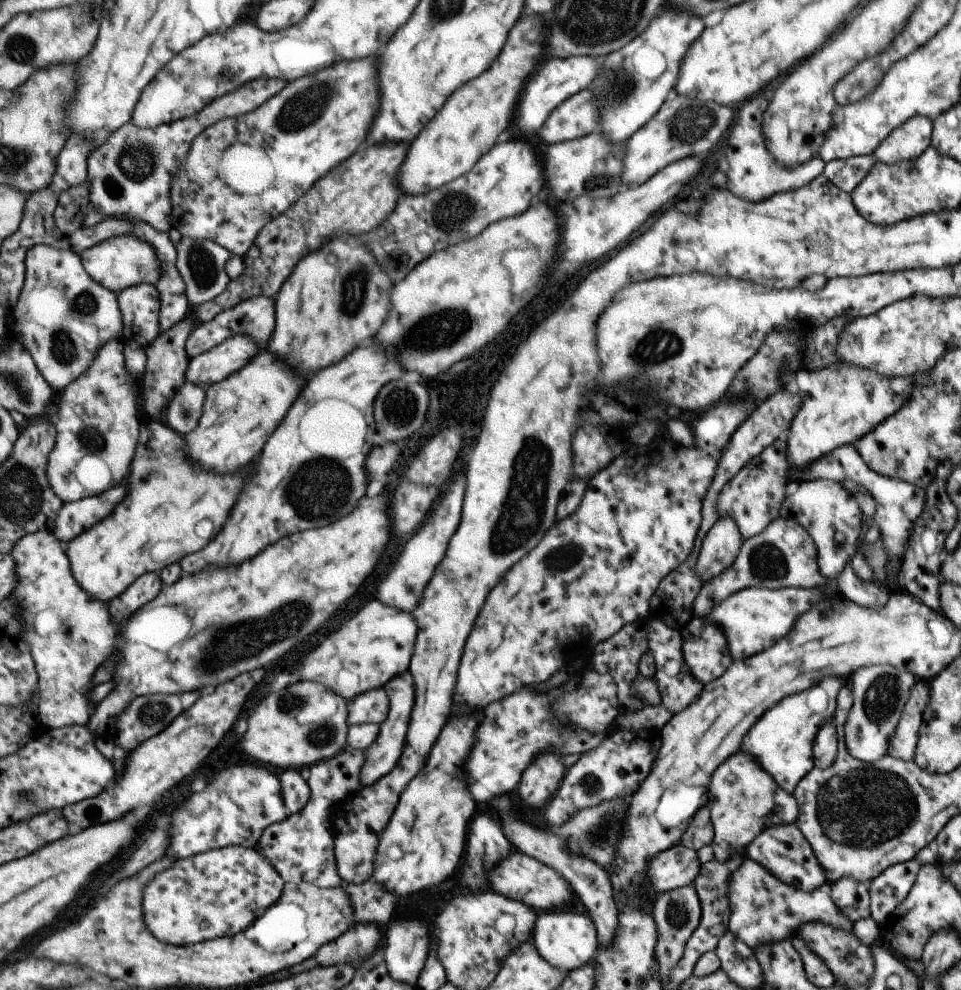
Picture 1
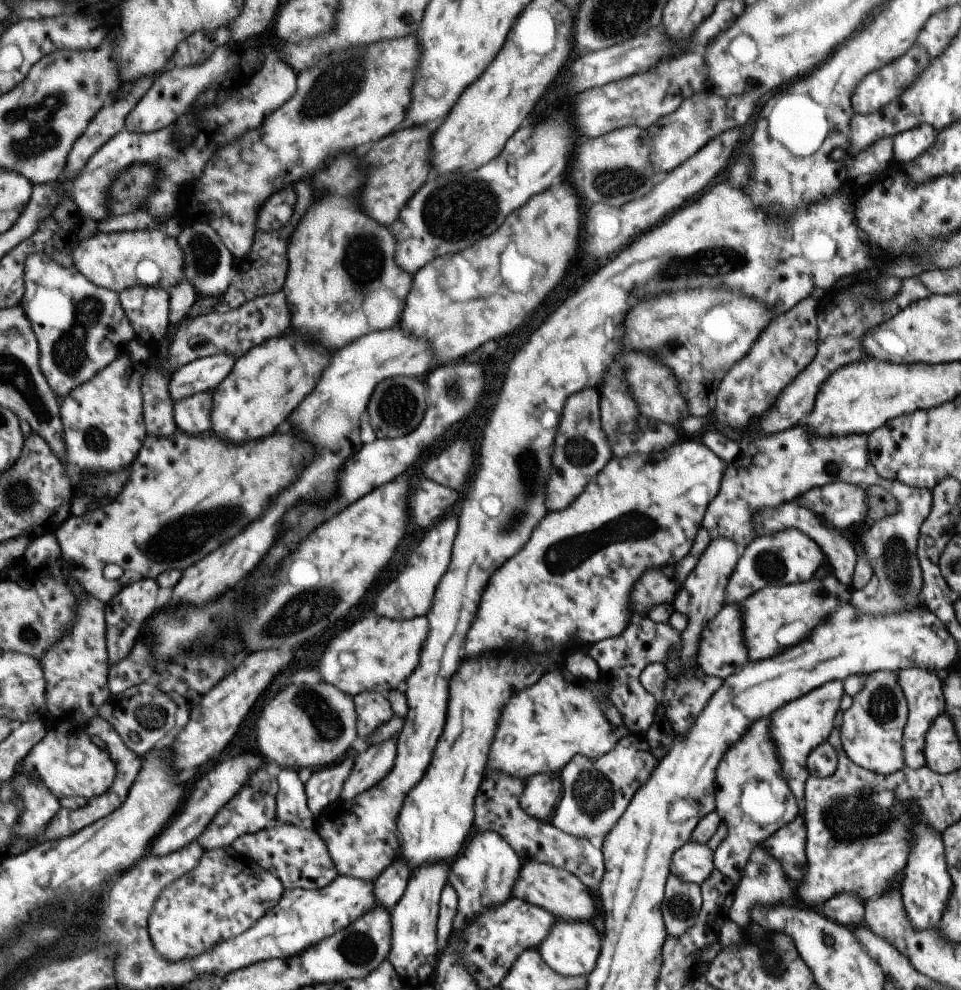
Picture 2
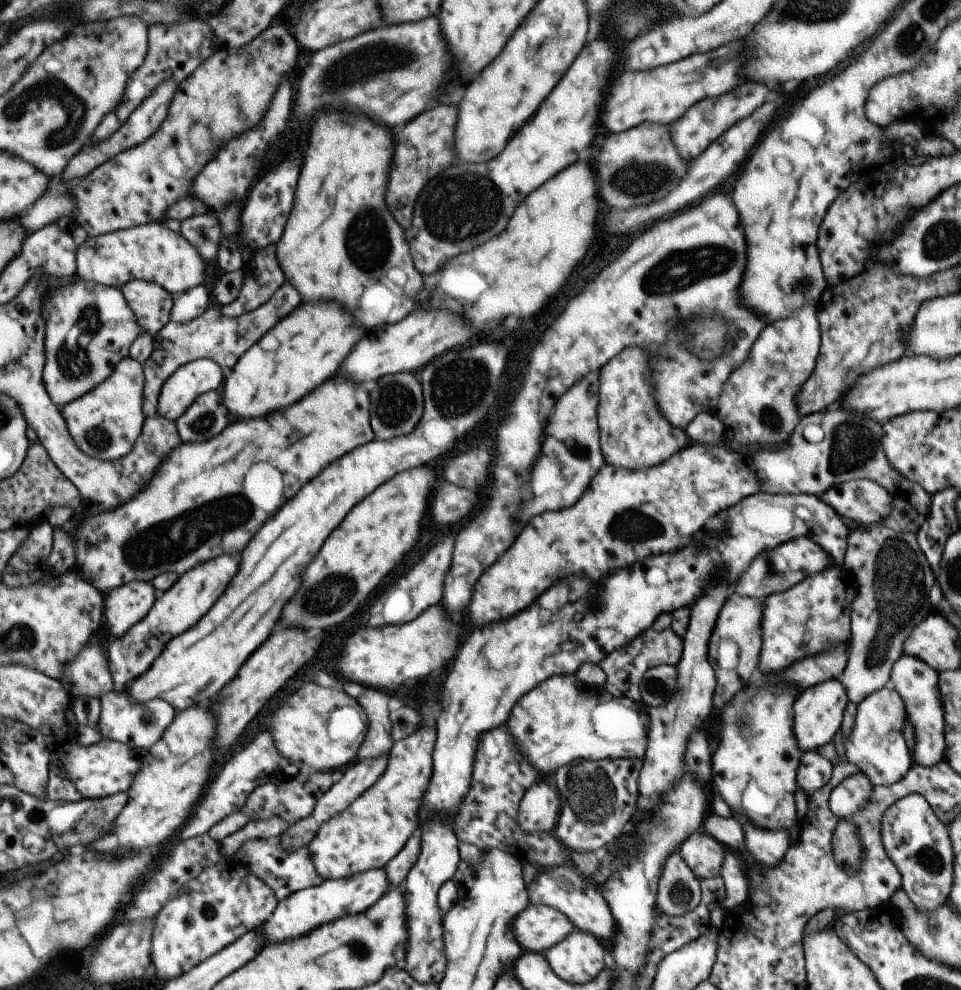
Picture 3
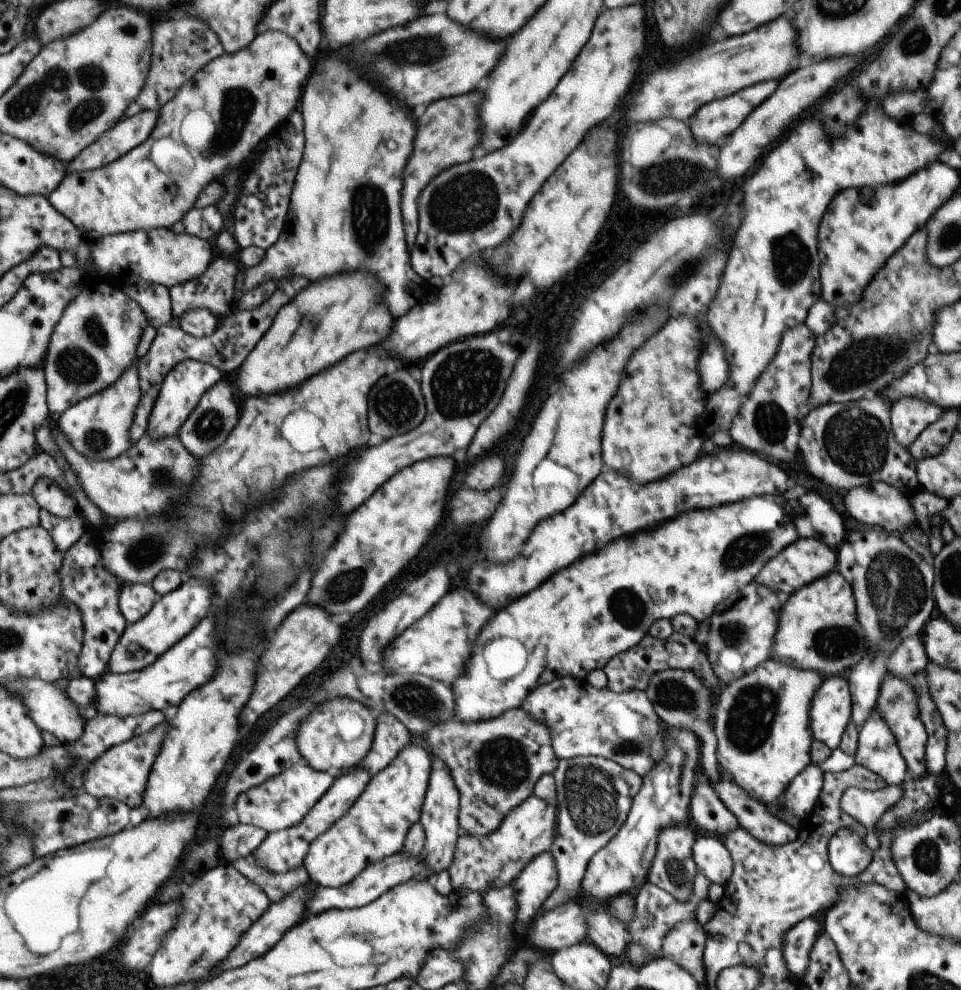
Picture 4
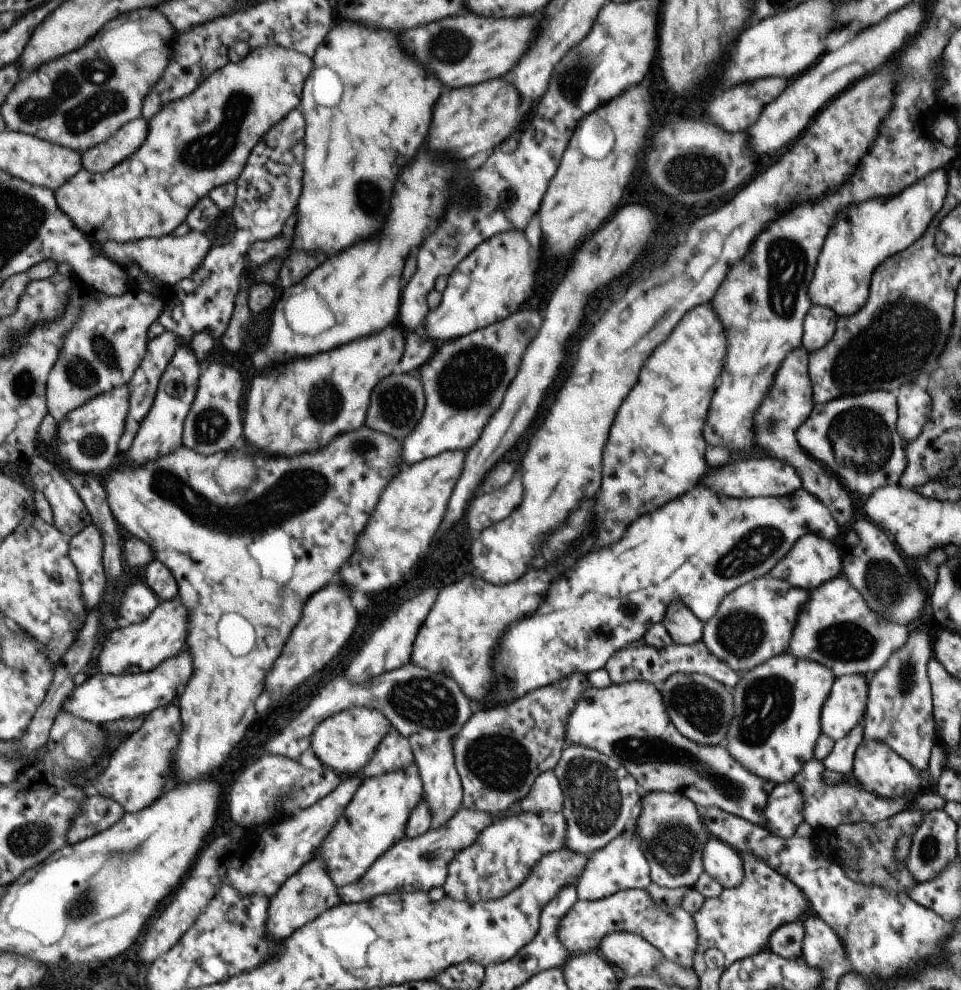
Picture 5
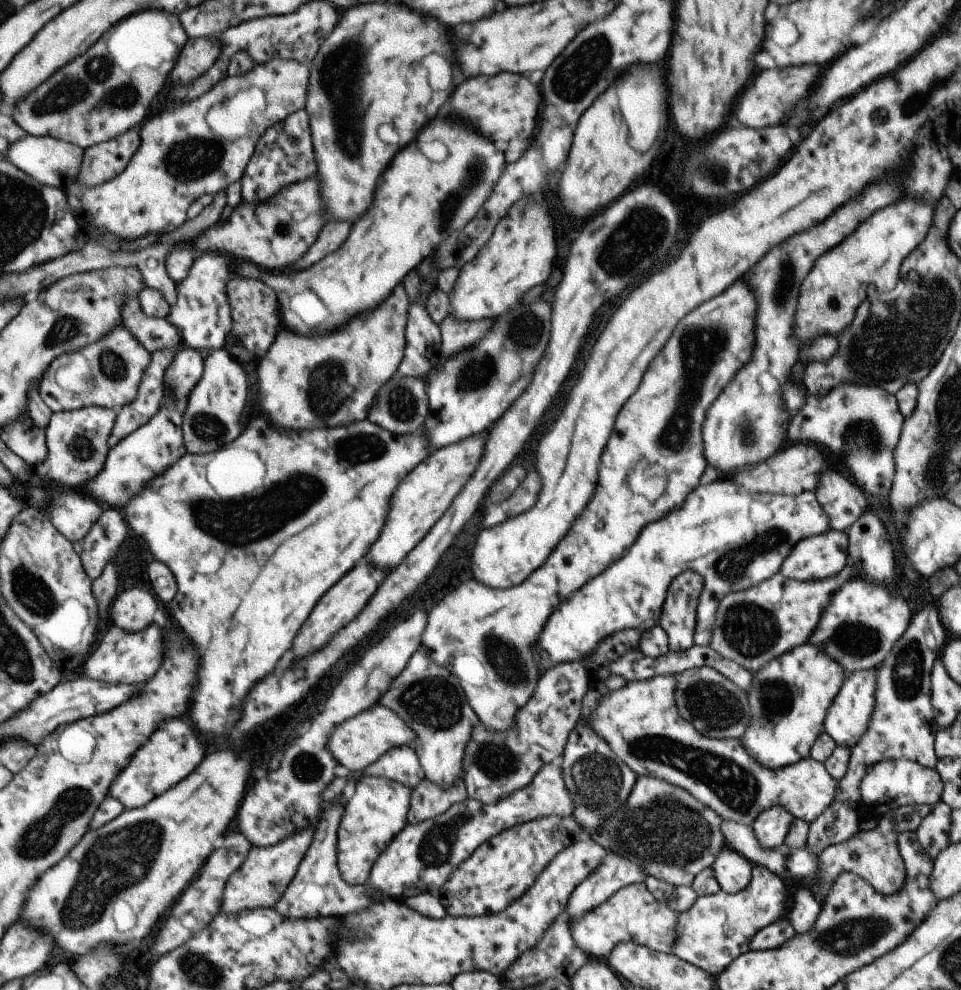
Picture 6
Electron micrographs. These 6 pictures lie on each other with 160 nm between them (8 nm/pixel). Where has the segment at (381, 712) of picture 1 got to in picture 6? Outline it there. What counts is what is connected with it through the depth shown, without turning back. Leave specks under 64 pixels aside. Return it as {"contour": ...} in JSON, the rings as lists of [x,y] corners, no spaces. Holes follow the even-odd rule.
{"contour":[[[407,745],[392,748],[371,767],[367,767],[364,774],[374,777],[387,777],[389,780],[405,785],[412,789],[424,778],[416,751]]]}

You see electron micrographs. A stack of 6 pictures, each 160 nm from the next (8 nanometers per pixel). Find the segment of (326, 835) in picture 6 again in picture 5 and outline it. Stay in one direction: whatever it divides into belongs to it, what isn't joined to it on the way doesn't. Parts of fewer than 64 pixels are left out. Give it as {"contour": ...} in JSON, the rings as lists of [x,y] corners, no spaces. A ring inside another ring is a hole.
{"contour":[[[315,857],[301,867],[281,890],[270,898],[268,929],[270,937],[276,942],[288,939],[295,931],[307,926],[326,910],[341,905],[340,888],[329,874],[325,859]]]}

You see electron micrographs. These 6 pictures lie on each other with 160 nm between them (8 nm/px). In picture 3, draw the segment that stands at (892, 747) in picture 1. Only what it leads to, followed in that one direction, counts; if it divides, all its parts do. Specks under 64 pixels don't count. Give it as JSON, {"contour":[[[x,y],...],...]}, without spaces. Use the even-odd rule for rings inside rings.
{"contour":[[[902,654],[892,664],[890,687],[900,696],[904,704],[904,714],[914,732],[914,747],[911,758],[917,765],[930,767],[944,760],[945,739],[944,720],[941,713],[938,673],[918,658]]]}

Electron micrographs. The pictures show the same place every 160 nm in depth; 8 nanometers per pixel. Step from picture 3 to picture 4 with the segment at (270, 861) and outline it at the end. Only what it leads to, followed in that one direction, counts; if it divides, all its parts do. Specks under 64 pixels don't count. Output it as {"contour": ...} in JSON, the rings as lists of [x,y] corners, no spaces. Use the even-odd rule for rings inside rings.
{"contour":[[[237,860],[235,866],[241,872],[245,872],[245,876],[249,877],[250,881],[256,881],[258,885],[261,885],[273,903],[286,898],[296,888],[304,888],[304,884],[311,881],[309,871],[305,866],[281,874],[275,874],[260,867],[256,861],[255,864],[249,864],[247,860]]]}

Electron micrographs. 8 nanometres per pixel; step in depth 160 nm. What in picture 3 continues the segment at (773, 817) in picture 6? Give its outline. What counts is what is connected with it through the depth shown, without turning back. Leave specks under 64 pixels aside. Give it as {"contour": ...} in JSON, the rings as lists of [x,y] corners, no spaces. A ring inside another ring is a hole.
{"contour":[[[815,750],[805,751],[796,770],[796,786],[807,796],[827,784],[833,764]]]}

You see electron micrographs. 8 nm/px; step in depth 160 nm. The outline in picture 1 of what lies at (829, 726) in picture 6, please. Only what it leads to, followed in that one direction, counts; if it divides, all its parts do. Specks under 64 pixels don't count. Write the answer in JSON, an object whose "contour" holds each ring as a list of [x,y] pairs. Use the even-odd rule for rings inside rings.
{"contour":[[[835,676],[821,678],[818,682],[771,706],[741,740],[741,750],[751,754],[759,762],[763,772],[773,778],[778,788],[789,794],[793,793],[796,785],[814,768],[812,747],[815,736],[821,724],[832,718],[836,697],[841,689],[841,682]]]}

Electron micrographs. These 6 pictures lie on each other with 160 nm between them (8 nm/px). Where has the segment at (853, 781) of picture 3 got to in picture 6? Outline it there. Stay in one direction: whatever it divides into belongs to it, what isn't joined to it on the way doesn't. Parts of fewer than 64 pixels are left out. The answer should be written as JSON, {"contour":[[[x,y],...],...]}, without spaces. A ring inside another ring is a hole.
{"contour":[[[655,675],[640,681],[627,681],[620,689],[602,696],[592,710],[587,725],[622,760],[636,776],[659,778],[686,790],[694,799],[716,812],[723,821],[750,826],[756,816],[771,807],[783,807],[792,817],[813,822],[832,803],[838,781],[829,776],[823,763],[807,757],[787,767],[769,770],[761,766],[742,745],[741,739],[712,739],[699,734],[693,725],[683,720],[674,701],[674,675]]]}

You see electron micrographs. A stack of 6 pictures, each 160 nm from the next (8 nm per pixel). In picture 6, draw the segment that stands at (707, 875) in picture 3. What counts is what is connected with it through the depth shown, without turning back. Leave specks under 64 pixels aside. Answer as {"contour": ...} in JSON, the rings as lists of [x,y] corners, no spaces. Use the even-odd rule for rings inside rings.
{"contour":[[[723,848],[717,853],[710,869],[723,894],[732,894],[749,884],[752,864],[738,852]]]}

